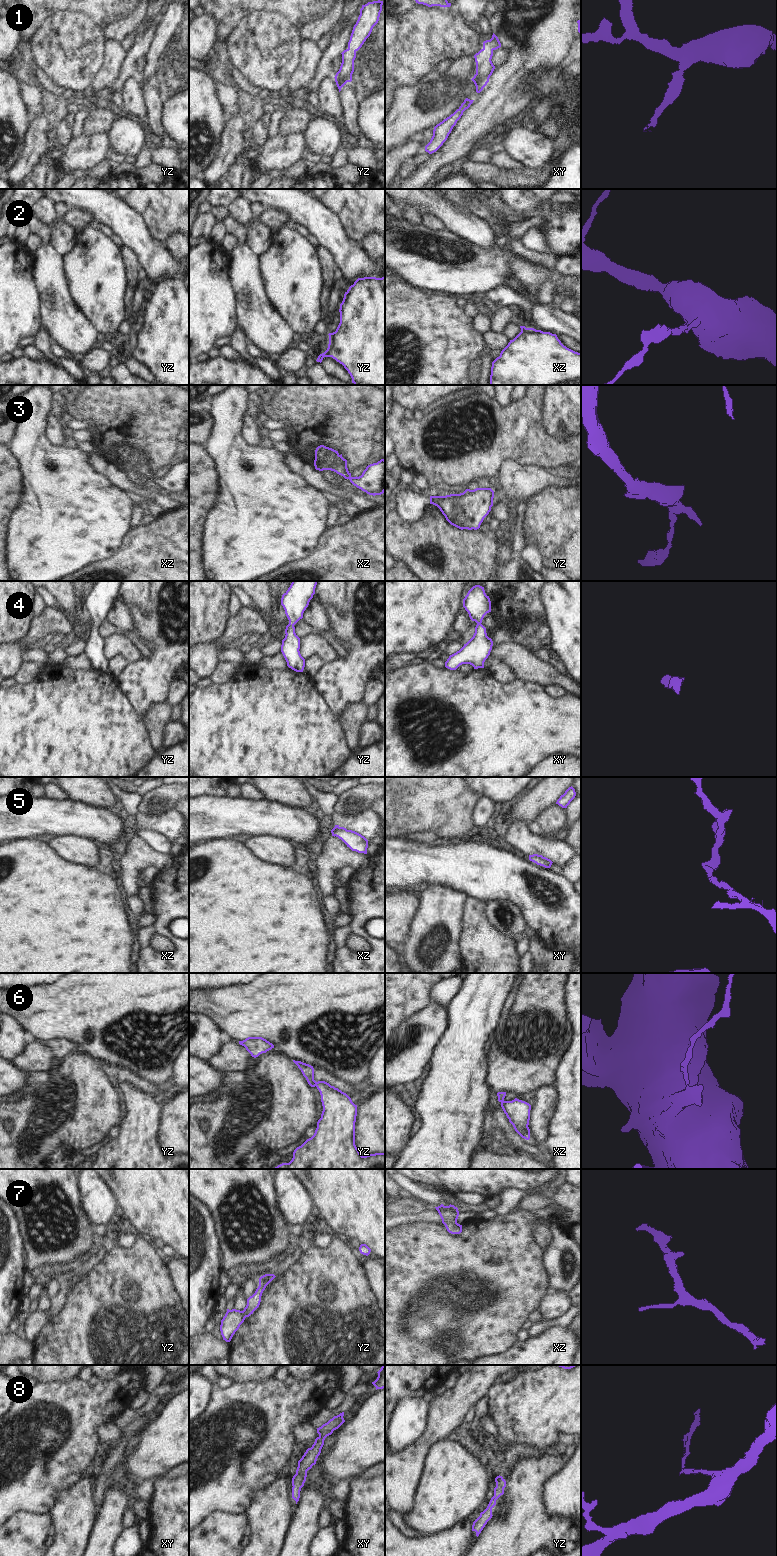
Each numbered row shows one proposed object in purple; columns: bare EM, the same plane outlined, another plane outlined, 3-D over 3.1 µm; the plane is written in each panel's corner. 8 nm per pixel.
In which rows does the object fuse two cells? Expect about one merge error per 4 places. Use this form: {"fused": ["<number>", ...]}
{"fused": []}

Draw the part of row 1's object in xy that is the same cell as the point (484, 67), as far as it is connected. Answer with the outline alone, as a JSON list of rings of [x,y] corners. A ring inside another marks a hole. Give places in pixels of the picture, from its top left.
[[[493,33],[492,38],[484,41],[483,48],[474,55],[476,62],[476,74],[471,80],[476,86],[477,93],[480,93],[489,82],[489,78],[495,69],[495,66],[491,61],[493,51],[500,47],[501,43],[498,37]]]

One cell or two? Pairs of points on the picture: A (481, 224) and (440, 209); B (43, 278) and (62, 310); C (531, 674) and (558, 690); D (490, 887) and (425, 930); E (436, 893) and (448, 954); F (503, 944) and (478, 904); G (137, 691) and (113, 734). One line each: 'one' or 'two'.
A: one
B: one
C: two
D: two
E: one
F: one
G: two

